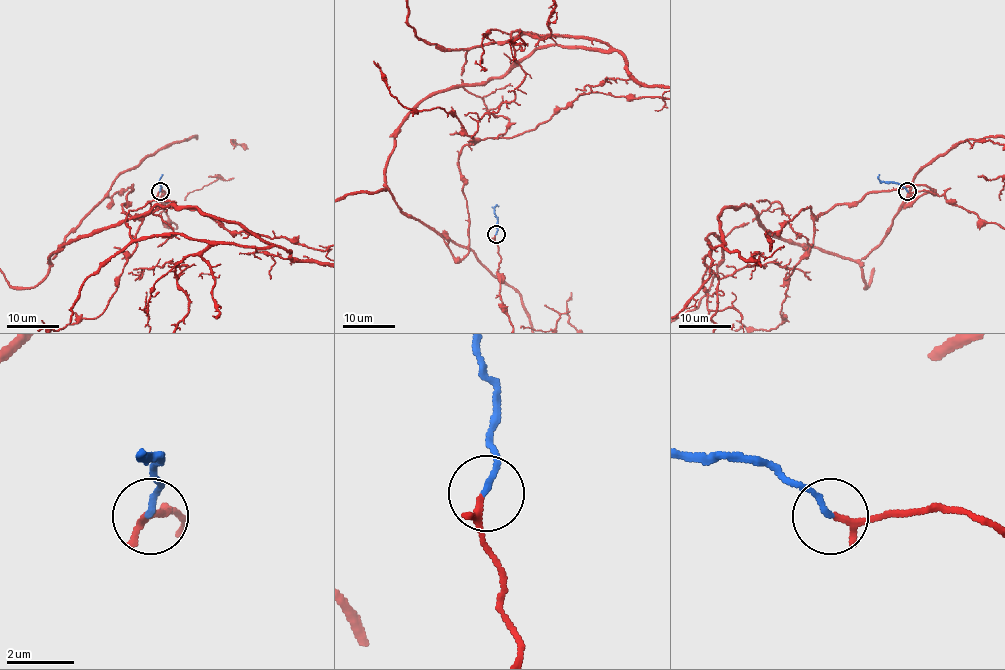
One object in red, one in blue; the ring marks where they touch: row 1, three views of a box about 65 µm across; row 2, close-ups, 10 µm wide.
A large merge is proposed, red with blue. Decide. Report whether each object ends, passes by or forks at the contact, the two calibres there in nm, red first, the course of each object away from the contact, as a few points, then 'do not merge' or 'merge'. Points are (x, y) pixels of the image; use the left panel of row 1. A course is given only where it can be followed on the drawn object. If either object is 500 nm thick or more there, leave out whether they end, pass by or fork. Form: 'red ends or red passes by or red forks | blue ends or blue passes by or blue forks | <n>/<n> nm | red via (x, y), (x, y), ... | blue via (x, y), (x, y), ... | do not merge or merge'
red passes by | blue ends | 140/170 nm | blue via (159, 191), (158, 182), (162, 174) | merge

